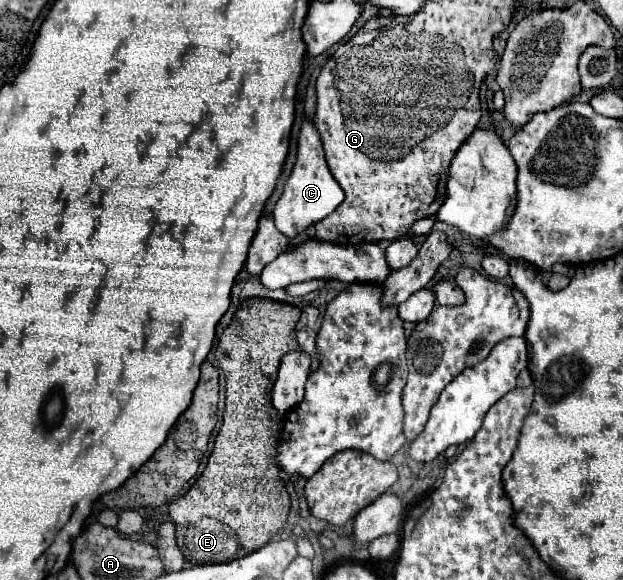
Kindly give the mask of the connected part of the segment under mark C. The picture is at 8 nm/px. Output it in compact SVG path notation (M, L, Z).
M303 119L299 139L297 139L297 161L293 165L291 175L287 177L281 197L277 199L275 209L273 209L275 227L287 237L295 237L307 225L313 225L313 223L325 219L329 213L333 213L339 207L339 203L343 201L343 197L345 197L343 189L333 179L333 175L327 167L323 141L321 141L321 135L319 135L313 119Z

